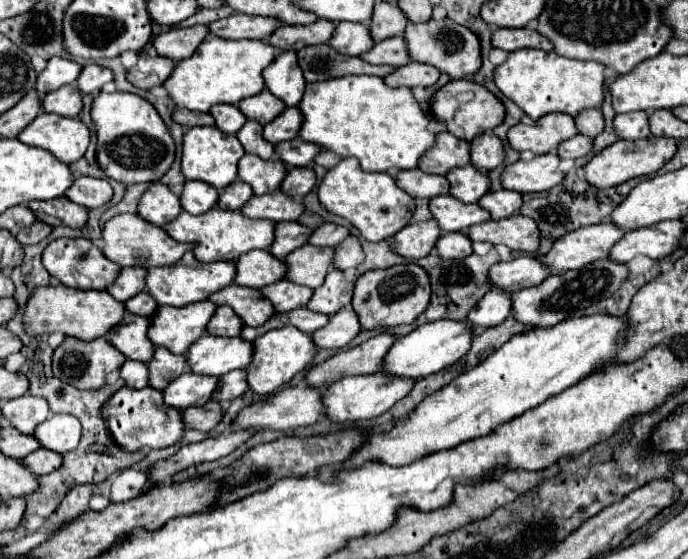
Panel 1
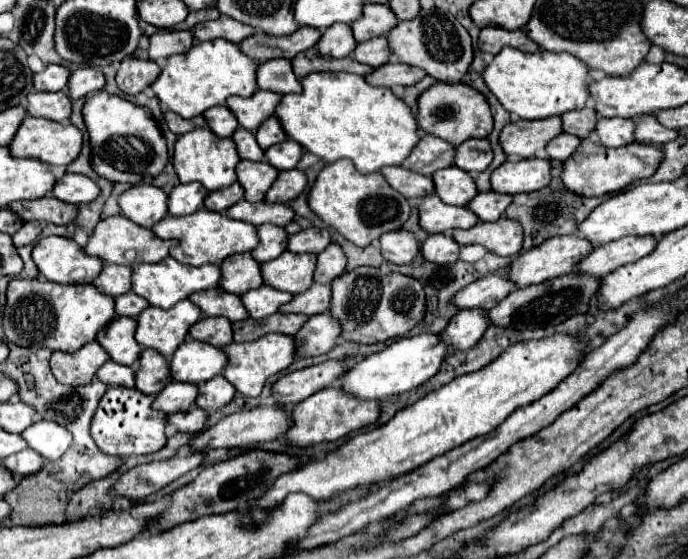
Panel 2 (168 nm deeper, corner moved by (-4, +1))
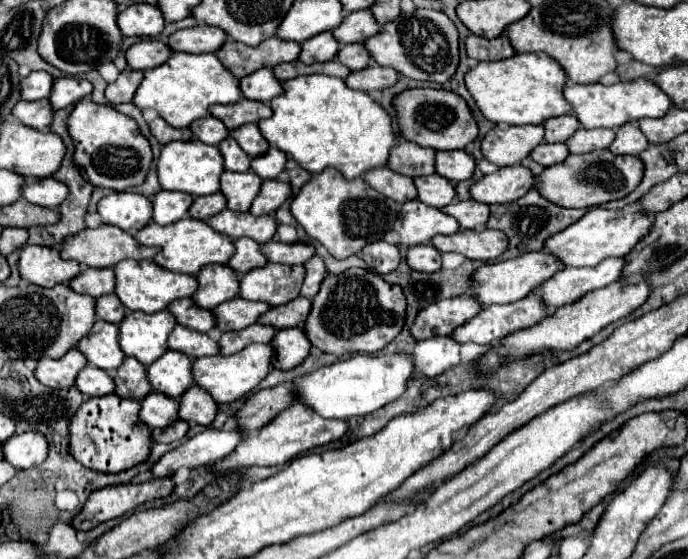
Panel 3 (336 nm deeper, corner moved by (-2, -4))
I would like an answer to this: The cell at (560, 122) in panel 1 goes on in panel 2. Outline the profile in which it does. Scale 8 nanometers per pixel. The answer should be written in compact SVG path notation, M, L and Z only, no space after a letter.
M561 117L517 121L503 127L499 141L507 155L519 155L525 159L525 157L533 157L537 149L543 149L559 133L563 133Z

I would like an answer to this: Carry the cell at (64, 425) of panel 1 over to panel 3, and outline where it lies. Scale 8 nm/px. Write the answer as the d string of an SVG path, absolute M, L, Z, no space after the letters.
M25 432L15 434L3 442L3 460L17 470L41 466L47 458L47 440L43 434Z

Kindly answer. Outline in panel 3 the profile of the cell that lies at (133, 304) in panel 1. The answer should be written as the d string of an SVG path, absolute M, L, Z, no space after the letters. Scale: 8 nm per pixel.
M107 294L107 296L99 296L95 300L95 314L111 324L119 324L125 316L125 306L119 302L119 298L115 294Z

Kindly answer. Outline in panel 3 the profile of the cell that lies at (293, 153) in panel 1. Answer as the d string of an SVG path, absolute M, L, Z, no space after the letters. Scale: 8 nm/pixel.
M269 148L263 156L251 158L251 172L261 176L263 180L277 178L277 174L285 170L285 162L287 156L283 152L279 152L277 148Z

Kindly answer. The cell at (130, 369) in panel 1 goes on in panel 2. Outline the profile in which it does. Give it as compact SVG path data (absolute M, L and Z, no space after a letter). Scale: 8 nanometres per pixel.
M107 361L99 371L97 379L101 379L107 385L123 385L123 387L133 387L133 367L125 367L113 361Z

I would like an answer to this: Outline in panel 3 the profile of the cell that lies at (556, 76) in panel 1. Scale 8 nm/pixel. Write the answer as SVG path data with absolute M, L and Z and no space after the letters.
M515 54L499 62L479 62L465 74L465 86L481 114L495 124L541 124L547 118L571 112L563 98L563 68L547 54Z

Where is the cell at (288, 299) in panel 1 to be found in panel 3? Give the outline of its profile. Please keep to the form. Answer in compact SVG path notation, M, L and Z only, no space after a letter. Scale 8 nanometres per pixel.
M233 298L233 300L219 304L211 312L215 316L217 328L221 332L229 332L229 330L243 330L243 328L255 324L255 320L263 312L267 312L269 308L271 306L265 302L251 302L251 300L243 300L243 298Z

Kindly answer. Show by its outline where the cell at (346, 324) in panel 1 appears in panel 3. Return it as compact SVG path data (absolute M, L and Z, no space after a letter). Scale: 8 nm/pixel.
M285 328L277 330L275 340L271 340L271 348L275 352L273 368L291 370L301 364L309 356L309 340L301 328Z

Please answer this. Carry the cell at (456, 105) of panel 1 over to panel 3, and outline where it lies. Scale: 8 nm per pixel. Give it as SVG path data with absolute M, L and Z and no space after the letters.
M413 88L397 94L391 100L397 112L399 132L407 142L415 142L423 148L433 150L461 150L477 138L477 124L471 116L467 102L447 90L433 88Z

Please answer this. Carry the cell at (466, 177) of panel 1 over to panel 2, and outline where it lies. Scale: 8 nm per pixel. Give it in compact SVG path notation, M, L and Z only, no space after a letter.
M447 167L433 173L435 193L449 205L467 205L479 191L473 177L459 167Z

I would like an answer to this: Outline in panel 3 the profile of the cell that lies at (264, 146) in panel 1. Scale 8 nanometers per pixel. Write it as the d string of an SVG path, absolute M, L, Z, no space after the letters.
M231 136L225 138L217 148L223 156L225 170L231 170L231 172L247 172L249 170L251 158L241 150L239 144L235 144L235 140Z

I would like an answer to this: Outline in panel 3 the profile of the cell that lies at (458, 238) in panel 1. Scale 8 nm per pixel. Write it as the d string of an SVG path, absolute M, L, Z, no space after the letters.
M431 244L411 246L405 260L411 270L419 272L435 272L441 268L441 252L435 250Z

